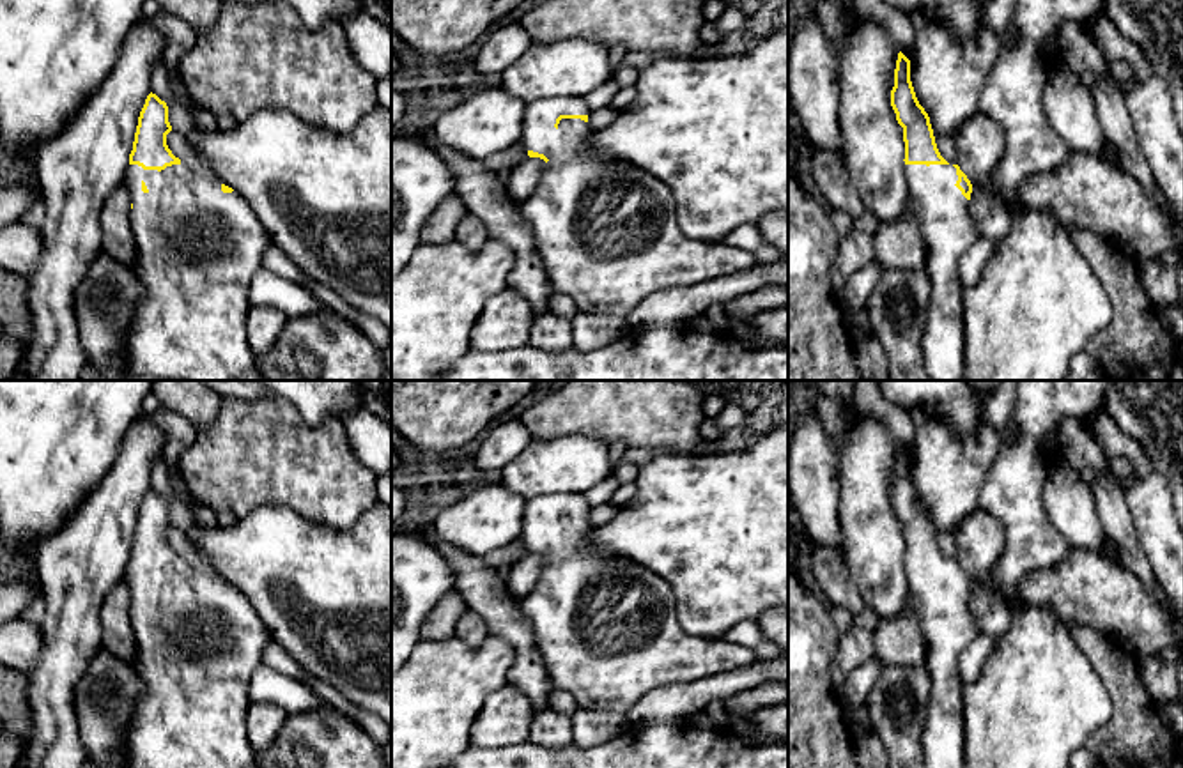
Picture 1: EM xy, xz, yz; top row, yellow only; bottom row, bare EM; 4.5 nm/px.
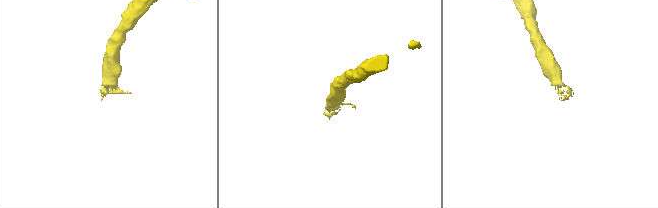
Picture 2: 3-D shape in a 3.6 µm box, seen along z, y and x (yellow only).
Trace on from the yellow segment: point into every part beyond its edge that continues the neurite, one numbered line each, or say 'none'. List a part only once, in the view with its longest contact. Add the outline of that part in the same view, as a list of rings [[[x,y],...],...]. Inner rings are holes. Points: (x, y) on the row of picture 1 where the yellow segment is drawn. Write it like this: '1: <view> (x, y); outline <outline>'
1: yz (946, 223); outline [[[905,165],[926,248],[924,271],[932,281],[923,338],[924,368],[932,380],[963,375],[965,322],[960,258],[979,239],[969,200],[955,186],[949,165]]]

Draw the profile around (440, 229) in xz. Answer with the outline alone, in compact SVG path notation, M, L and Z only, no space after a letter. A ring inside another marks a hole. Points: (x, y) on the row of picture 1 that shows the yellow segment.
M457 193L446 196L430 214L418 234L421 244L441 246L455 241L455 228L468 214L466 204Z

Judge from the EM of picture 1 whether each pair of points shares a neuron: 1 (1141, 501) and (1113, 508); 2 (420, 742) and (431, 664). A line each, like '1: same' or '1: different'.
1: different
2: same

